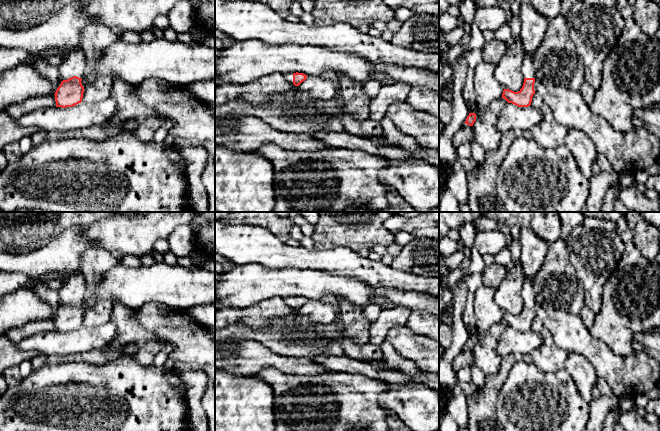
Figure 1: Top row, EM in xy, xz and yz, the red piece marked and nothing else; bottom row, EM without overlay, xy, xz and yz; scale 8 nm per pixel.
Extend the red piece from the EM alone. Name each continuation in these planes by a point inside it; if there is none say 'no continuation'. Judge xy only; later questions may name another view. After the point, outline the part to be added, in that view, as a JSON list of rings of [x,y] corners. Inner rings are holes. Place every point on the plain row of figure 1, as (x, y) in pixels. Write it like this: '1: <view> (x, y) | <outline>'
1: xy (75, 287) | [[[82,274],[70,276],[59,291],[61,304],[67,304],[73,300],[82,302],[86,292],[86,279]]]

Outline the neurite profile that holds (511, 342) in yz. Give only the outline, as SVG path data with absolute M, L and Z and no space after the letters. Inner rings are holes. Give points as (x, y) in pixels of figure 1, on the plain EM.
M507 327L499 338L497 353L501 357L509 355L520 357L521 355L531 354L541 344L541 333L536 333L531 329L518 331L512 327Z

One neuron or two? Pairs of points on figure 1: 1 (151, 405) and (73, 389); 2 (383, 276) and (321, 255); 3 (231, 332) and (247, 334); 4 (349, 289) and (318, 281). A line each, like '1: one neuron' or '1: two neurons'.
1: one neuron
2: one neuron
3: one neuron
4: one neuron

